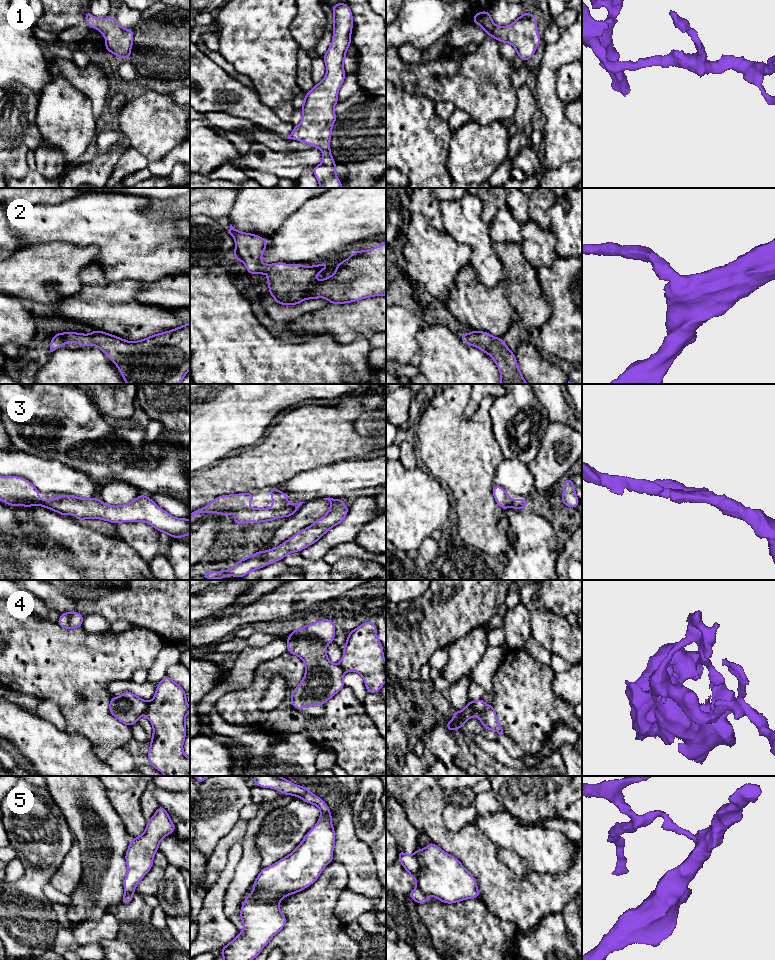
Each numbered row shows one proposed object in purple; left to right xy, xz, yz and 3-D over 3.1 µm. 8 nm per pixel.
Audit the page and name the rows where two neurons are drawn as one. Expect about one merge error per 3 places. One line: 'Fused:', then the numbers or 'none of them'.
Fused: 4, 5

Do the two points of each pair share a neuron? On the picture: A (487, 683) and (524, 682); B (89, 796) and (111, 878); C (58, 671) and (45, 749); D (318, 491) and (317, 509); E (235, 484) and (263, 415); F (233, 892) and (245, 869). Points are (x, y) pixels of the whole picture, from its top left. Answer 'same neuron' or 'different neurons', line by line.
A: different neurons
B: same neuron
C: different neurons
D: different neurons
E: different neurons
F: same neuron

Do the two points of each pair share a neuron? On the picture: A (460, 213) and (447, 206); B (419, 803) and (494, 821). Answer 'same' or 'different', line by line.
A: same
B: different

